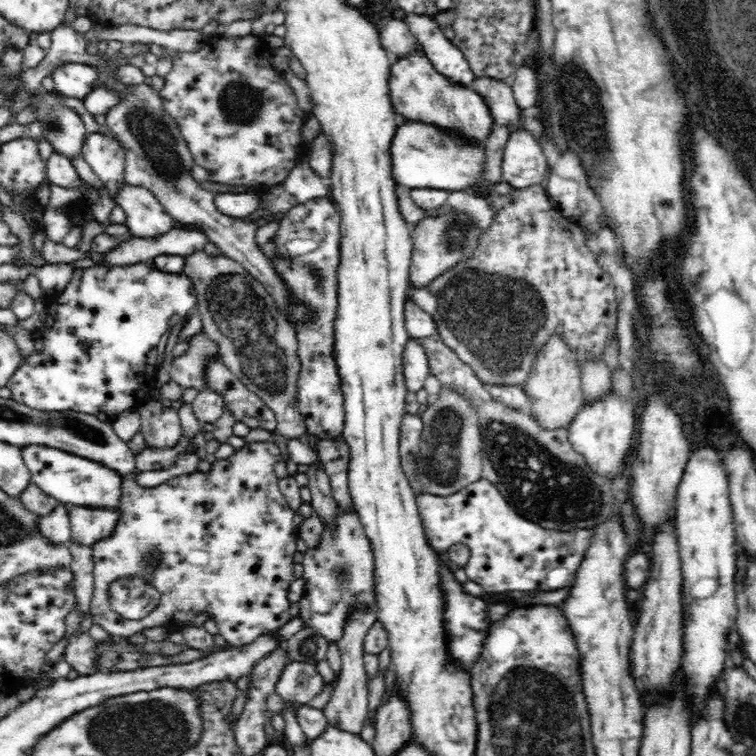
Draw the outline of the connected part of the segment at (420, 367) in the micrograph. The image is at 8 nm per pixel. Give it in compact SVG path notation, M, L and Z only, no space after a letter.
M409 337L403 350L403 375L407 389L418 392L430 374L428 355L419 339Z

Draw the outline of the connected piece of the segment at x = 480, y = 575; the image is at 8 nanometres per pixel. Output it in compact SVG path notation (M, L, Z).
M485 478L468 484L465 488L457 489L452 496L420 494L417 496L417 506L422 524L426 526L429 534L428 540L440 554L448 552L456 543L468 546L471 556L464 566L465 573L468 580L480 584L486 594L494 594L494 592L501 594L508 590L548 592L559 588L570 588L574 584L576 572L584 556L587 555L592 540L592 528L580 528L570 532L546 530L520 517L512 510L499 489Z

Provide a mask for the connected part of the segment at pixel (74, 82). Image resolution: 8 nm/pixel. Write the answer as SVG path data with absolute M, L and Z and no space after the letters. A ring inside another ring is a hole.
M64 63L52 72L55 91L64 96L83 98L98 88L98 73L94 67L82 63Z

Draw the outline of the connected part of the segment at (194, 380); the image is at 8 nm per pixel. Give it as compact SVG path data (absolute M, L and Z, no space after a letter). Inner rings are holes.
M202 332L187 341L188 350L173 358L170 376L182 388L196 388L200 392L207 388L205 368L214 357L218 357L217 346Z

